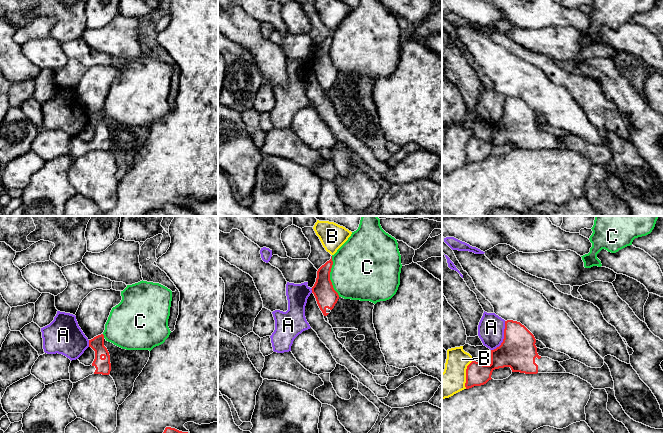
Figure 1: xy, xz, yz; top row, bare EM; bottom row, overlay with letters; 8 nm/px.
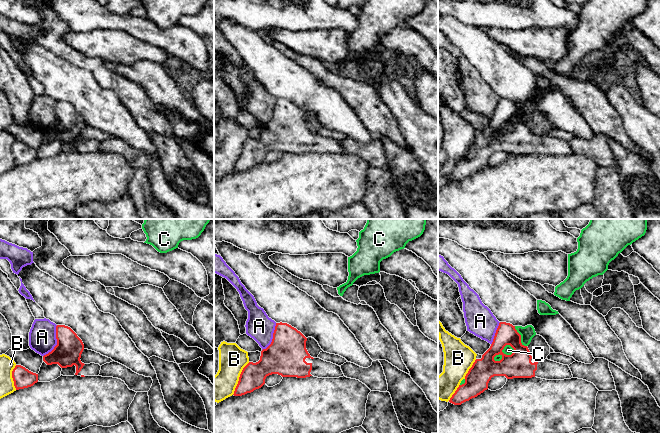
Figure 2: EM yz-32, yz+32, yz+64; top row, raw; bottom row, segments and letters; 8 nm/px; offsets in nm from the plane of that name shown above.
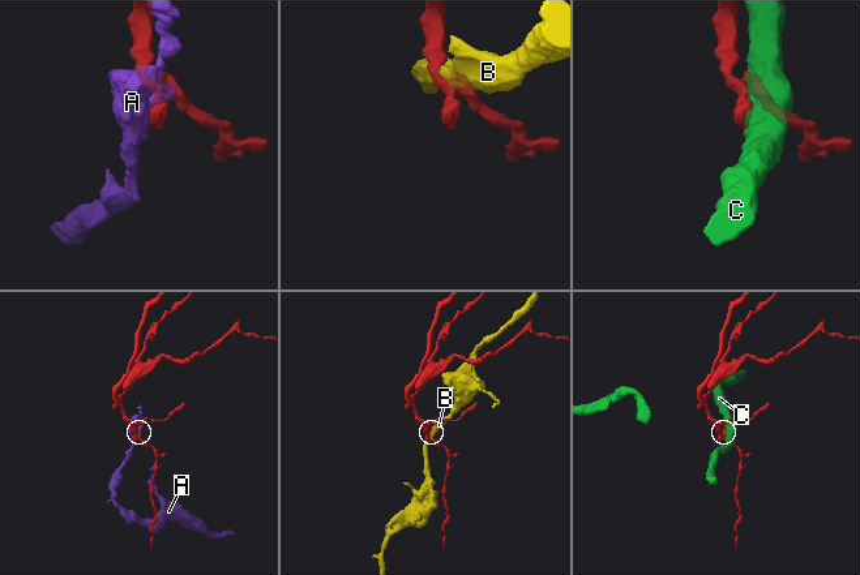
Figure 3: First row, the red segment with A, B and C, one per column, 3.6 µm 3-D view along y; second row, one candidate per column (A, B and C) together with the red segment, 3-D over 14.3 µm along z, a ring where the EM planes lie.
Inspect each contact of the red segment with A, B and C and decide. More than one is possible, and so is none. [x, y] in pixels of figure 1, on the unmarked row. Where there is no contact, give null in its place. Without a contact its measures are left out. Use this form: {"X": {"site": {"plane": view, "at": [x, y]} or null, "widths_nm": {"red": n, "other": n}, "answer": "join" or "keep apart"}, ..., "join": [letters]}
{"A": {"site": {"plane": "yz", "at": [504, 113]}, "widths_nm": {"red": 300, "other": 220}, "answer": "keep apart"}, "B": {"site": {"plane": "yz", "at": [466, 150]}, "widths_nm": {"red": 190, "other": 200}, "answer": "keep apart"}, "C": {"site": {"plane": "xz", "at": [329, 52]}, "widths_nm": {"red": 170, "other": 440}, "answer": "keep apart"}, "join": []}

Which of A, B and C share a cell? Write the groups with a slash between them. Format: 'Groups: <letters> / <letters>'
Groups: A / B / C

